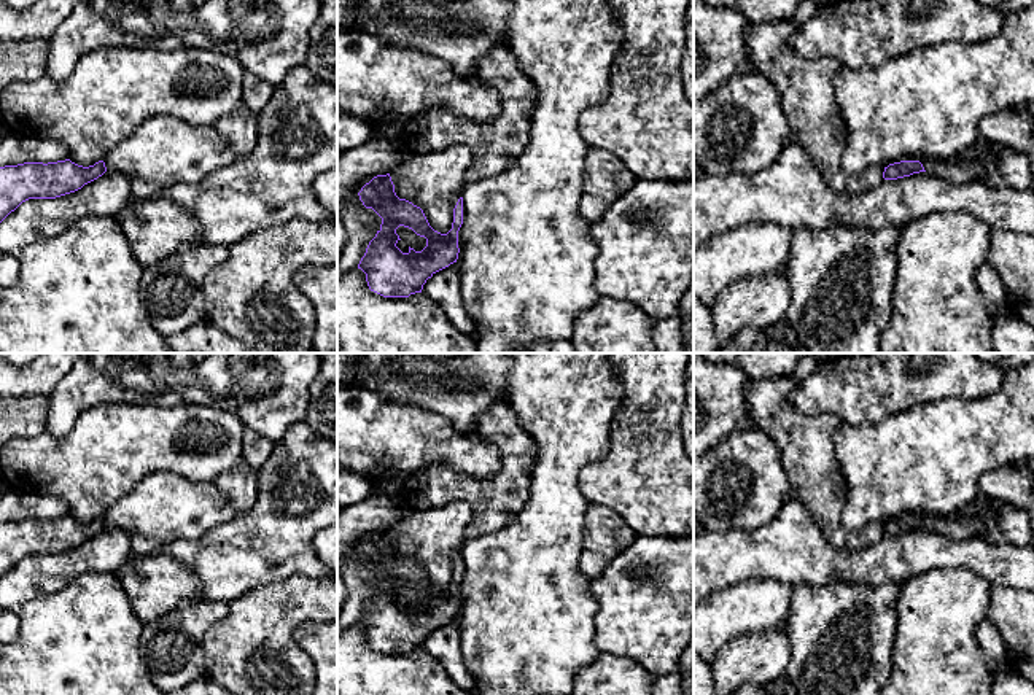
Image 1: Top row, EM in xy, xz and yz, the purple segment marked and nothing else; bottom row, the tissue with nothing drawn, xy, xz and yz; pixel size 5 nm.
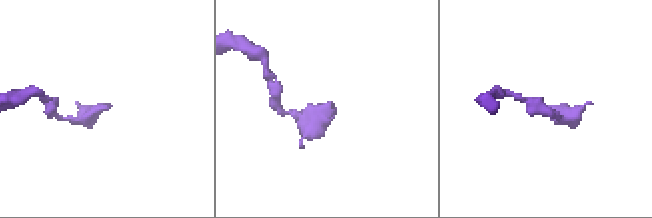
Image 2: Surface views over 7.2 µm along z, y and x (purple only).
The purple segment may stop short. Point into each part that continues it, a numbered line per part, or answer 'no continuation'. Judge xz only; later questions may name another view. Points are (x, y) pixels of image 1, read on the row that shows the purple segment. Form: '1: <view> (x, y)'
no continuation

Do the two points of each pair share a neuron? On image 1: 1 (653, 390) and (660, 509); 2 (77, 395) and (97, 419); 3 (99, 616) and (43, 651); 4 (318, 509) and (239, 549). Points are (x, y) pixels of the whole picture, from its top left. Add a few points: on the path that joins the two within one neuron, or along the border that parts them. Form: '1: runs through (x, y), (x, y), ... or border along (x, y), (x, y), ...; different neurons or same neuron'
1: runs through (657, 420), (657, 479); same neuron
2: border along (126, 403), (101, 403), (86, 407), (64, 434); different neurons
3: runs through (85, 630), (64, 651), (58, 651); same neuron
4: runs through (299, 509), (258, 547); same neuron

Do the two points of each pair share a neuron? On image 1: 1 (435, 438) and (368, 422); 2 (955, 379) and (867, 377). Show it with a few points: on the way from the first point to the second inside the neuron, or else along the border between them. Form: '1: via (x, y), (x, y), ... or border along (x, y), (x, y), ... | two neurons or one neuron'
1: via (419, 438), (384, 438) | one neuron
2: via (932, 377), (890, 377) | one neuron

